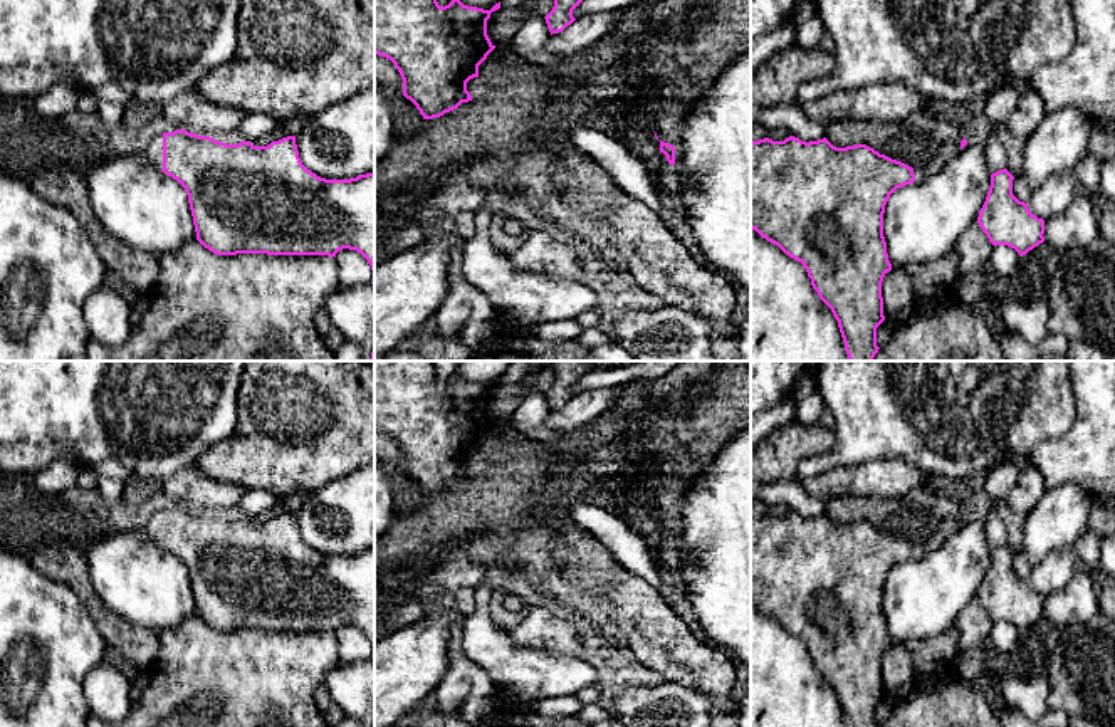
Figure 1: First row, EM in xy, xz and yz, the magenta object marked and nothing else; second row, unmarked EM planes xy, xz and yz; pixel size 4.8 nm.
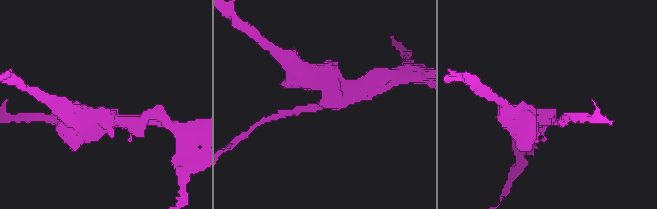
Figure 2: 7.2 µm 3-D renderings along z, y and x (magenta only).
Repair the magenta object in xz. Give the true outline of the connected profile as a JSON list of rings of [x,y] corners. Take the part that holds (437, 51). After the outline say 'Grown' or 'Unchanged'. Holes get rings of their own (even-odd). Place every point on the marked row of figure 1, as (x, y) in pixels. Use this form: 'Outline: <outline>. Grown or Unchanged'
Outline: [[[374,0],[374,54],[390,59],[403,79],[403,96],[410,99],[423,119],[440,118],[472,101],[467,82],[479,77],[479,65],[495,49],[487,35],[490,13],[500,8],[500,2],[490,10],[463,5],[452,0],[440,7],[437,0]]]. Unchanged

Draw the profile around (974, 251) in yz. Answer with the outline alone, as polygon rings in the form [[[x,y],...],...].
[[[974,222],[959,238],[955,252],[961,257],[959,275],[967,275],[981,270],[991,259],[992,243],[982,232],[981,225]]]

